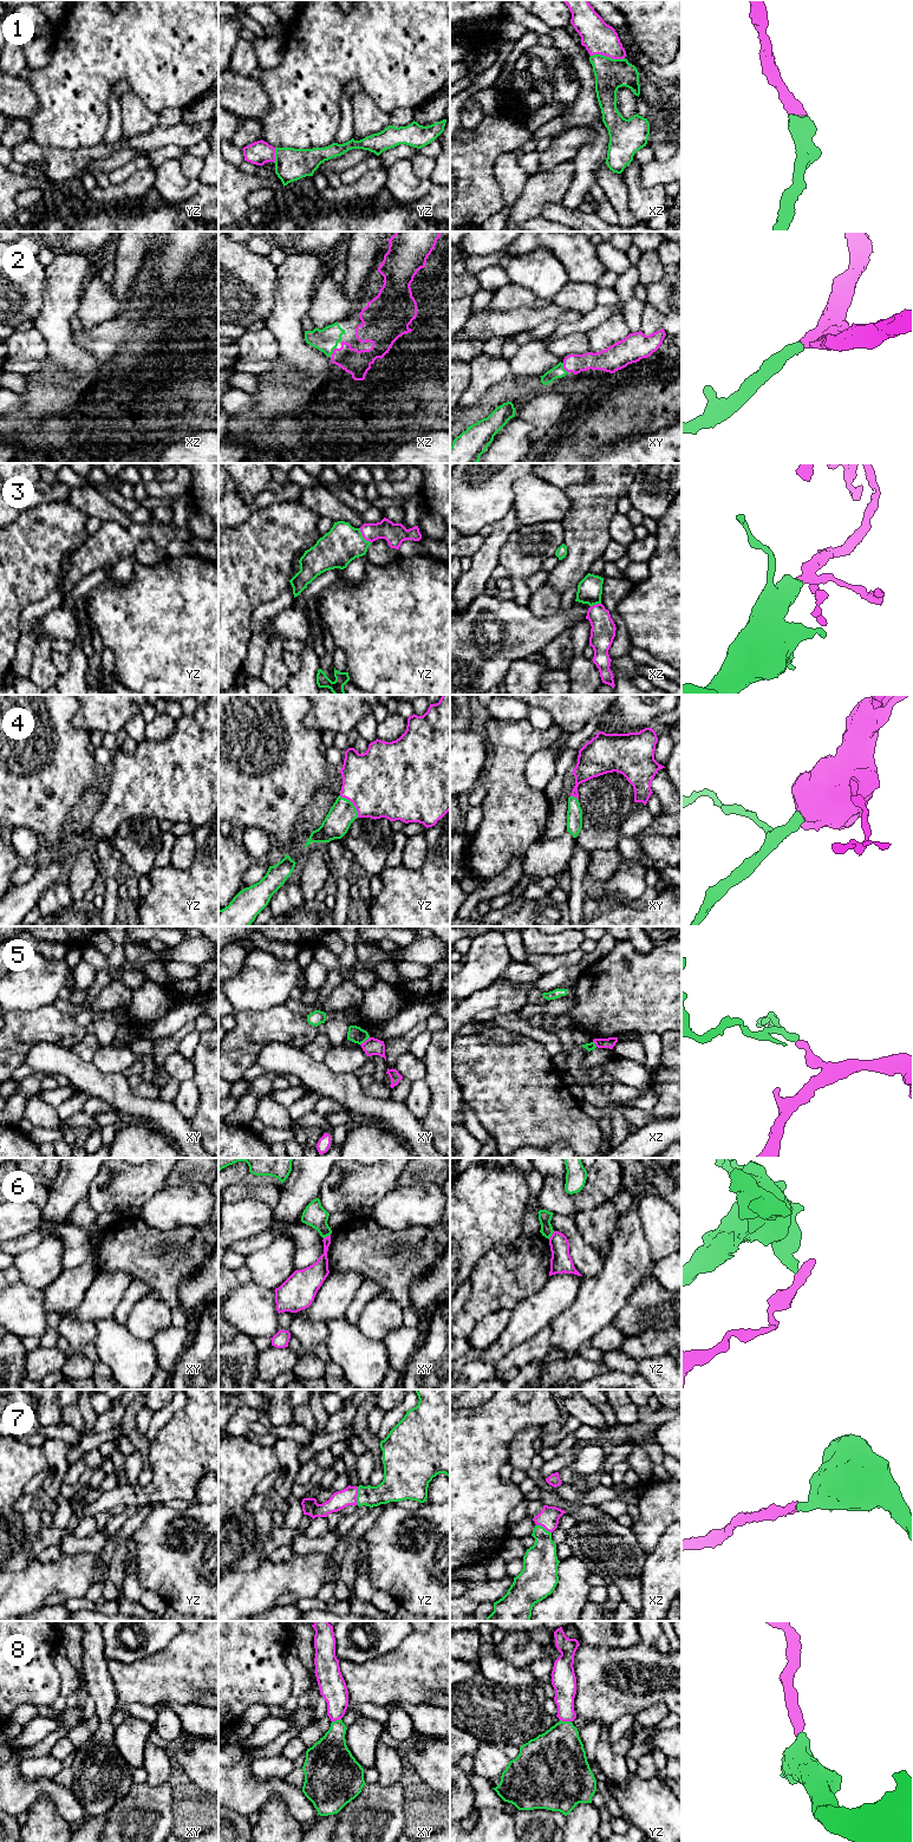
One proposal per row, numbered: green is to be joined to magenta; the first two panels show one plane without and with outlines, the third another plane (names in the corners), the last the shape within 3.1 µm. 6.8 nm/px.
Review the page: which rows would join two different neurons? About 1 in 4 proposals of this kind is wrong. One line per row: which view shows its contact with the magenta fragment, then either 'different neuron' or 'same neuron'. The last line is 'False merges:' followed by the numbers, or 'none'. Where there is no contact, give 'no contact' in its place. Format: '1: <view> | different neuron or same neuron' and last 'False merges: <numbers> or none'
1: xz | same neuron
2: xy | same neuron
3: yz | same neuron
4: yz | same neuron
5: xy | different neuron
6: yz | different neuron
7: yz | same neuron
8: yz | same neuron
False merges: 5, 6

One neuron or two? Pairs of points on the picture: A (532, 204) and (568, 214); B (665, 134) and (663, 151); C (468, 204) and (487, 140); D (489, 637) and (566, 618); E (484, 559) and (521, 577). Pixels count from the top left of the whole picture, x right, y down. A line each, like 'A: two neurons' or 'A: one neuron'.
A: two neurons
B: one neuron
C: one neuron
D: one neuron
E: two neurons

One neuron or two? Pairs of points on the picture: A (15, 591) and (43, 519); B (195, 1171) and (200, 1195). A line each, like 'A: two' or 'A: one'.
A: one
B: two

